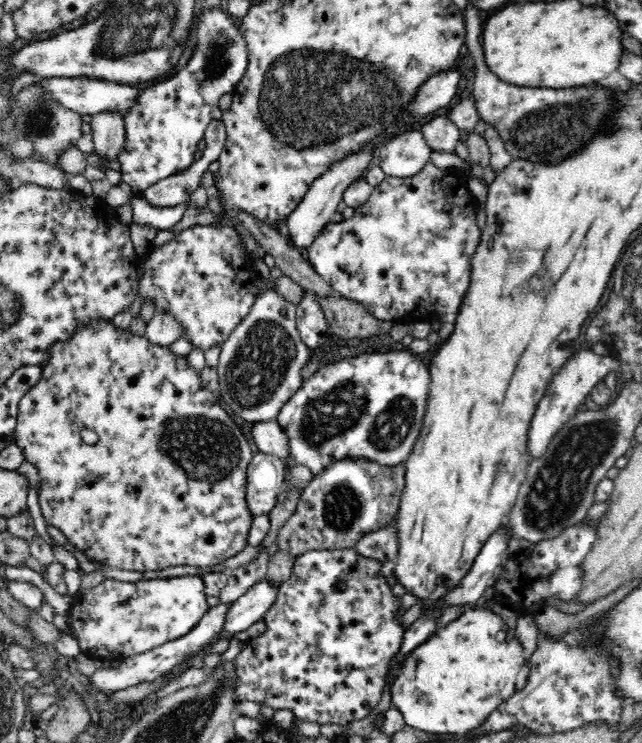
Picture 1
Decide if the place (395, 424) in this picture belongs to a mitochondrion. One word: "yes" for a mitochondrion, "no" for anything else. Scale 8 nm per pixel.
yes

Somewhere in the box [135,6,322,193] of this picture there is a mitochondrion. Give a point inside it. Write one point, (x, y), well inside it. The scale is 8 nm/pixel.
(217, 56)

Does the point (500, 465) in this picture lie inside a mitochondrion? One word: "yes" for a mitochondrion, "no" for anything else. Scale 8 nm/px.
yes

